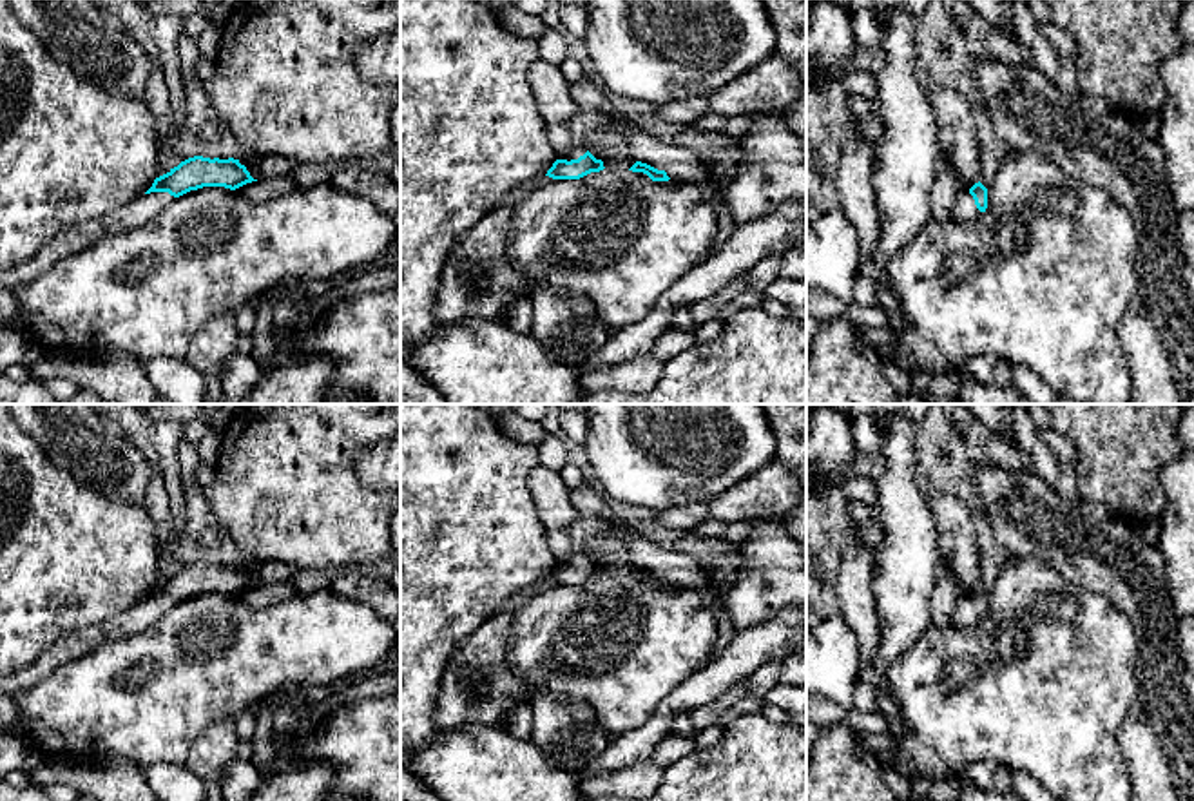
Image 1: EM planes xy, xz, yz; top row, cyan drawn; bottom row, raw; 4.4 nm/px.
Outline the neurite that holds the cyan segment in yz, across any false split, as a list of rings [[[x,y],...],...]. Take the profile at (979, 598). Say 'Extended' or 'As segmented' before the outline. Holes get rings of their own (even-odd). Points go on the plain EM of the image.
Extended. [[[978,587],[969,596],[958,596],[951,625],[968,629],[977,625],[987,614],[987,594]]]

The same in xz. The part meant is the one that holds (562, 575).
Extended. [[[574,553],[565,558],[556,558],[556,567],[545,582],[553,585],[580,585],[603,574],[603,567],[596,565],[587,553]]]

